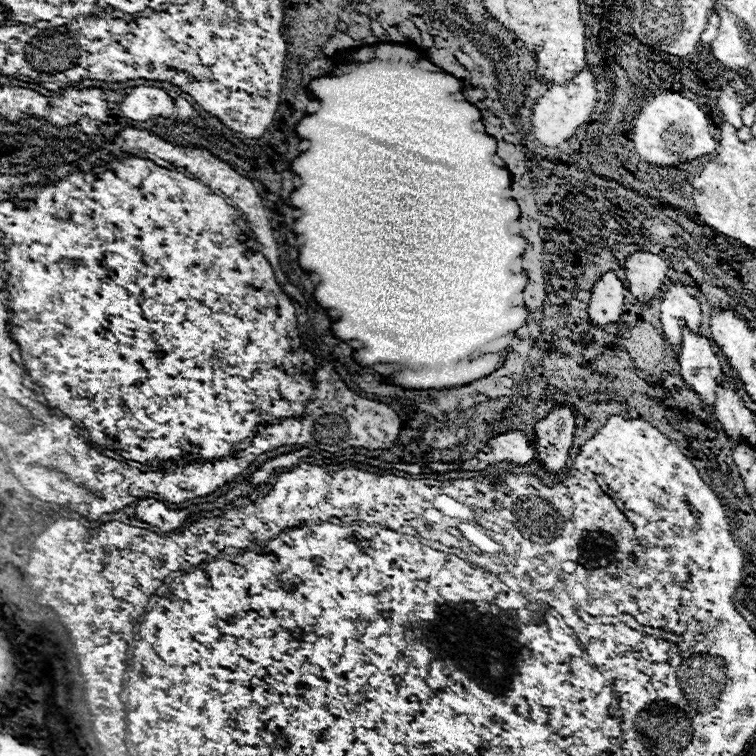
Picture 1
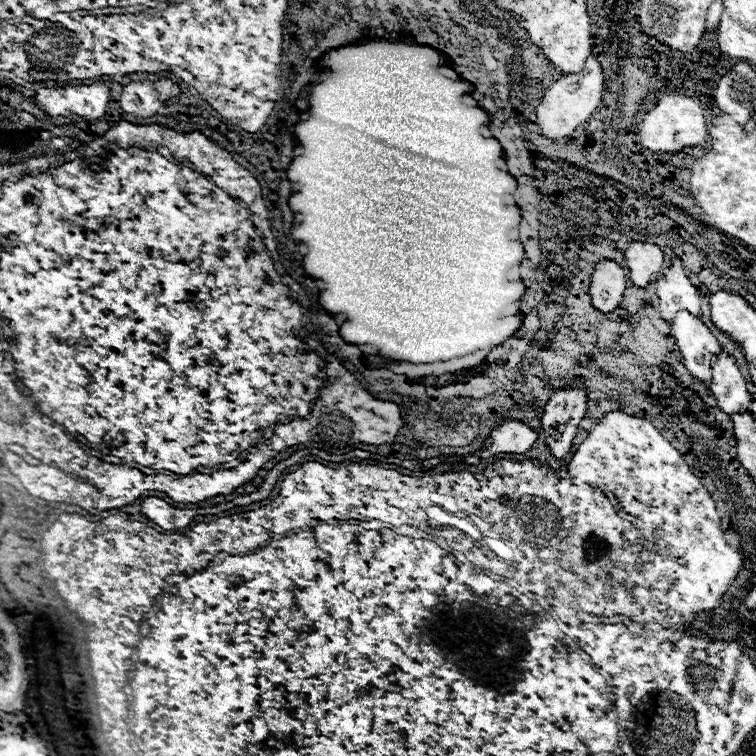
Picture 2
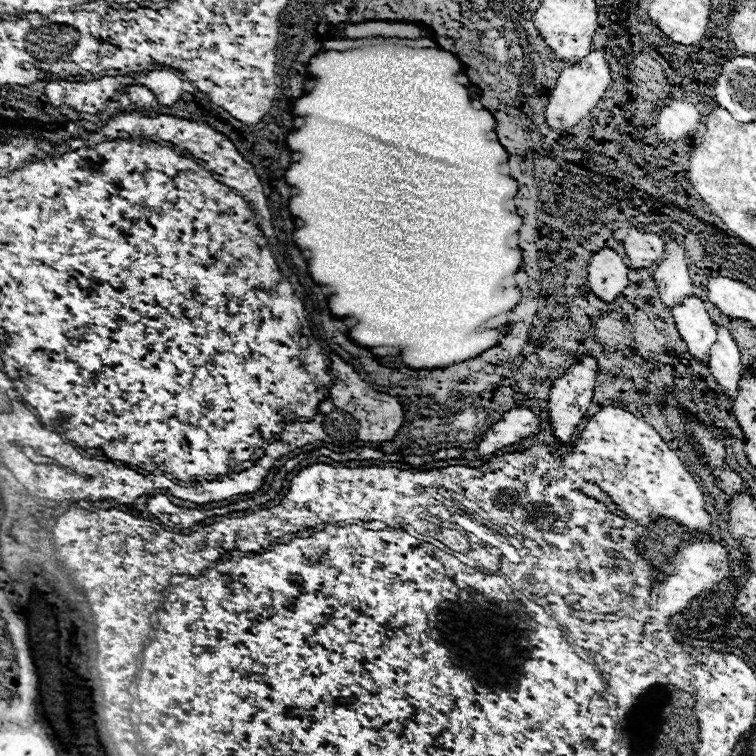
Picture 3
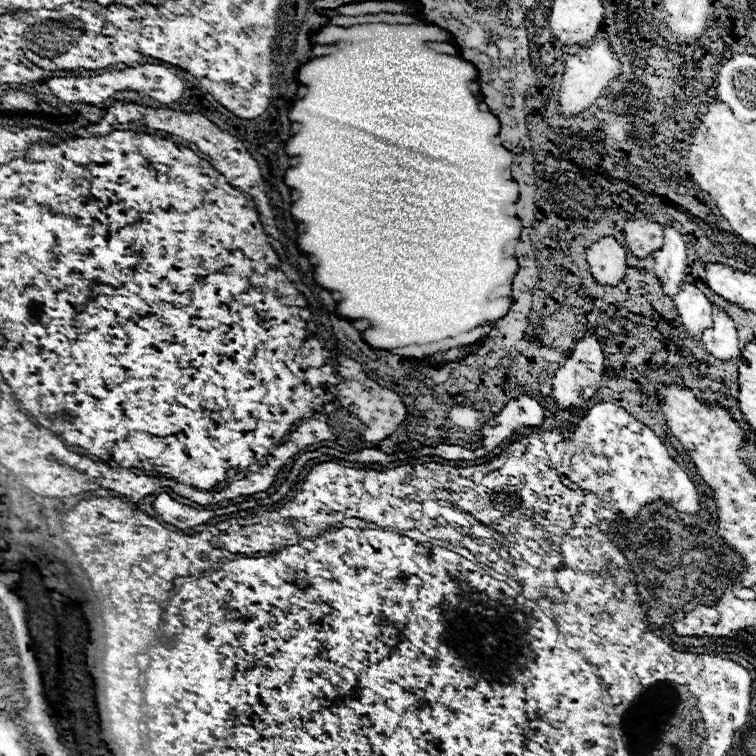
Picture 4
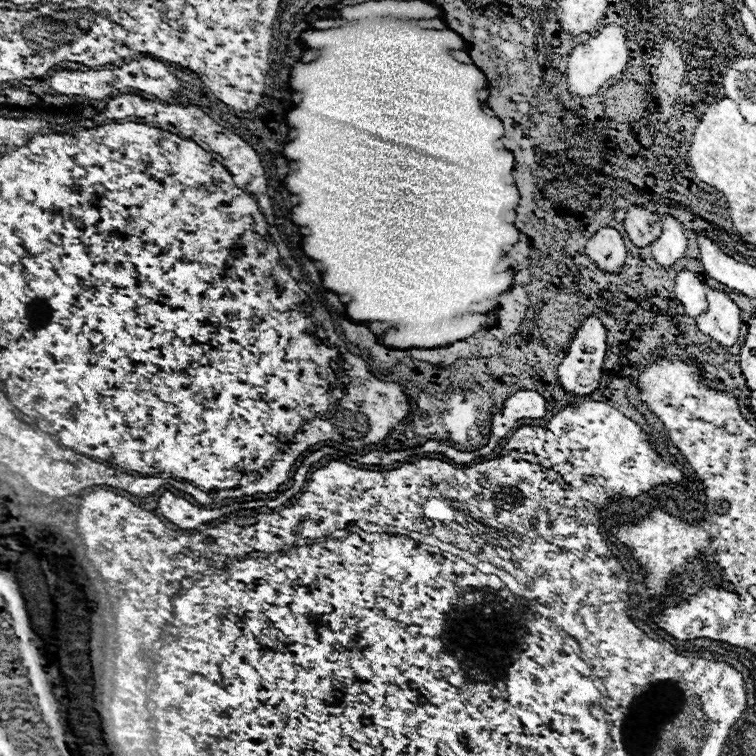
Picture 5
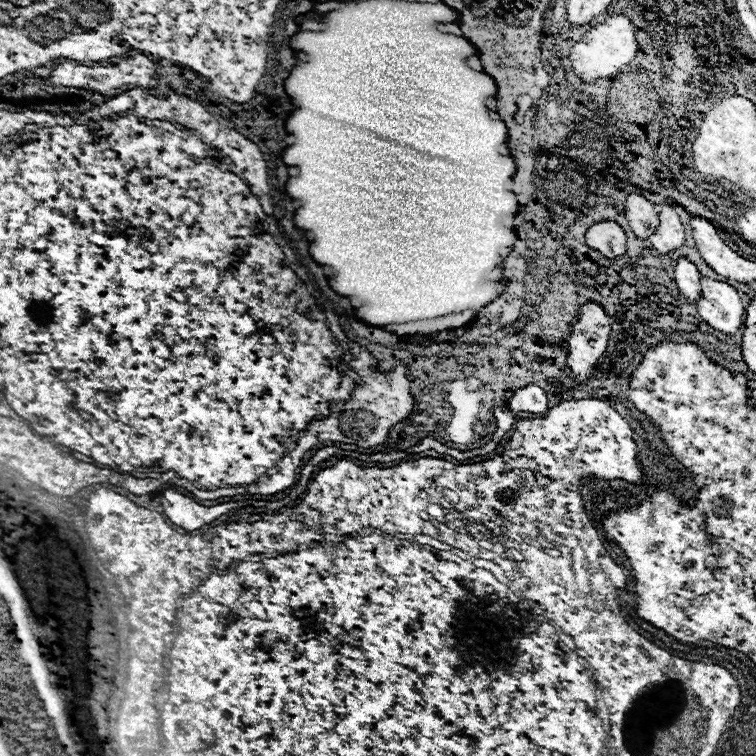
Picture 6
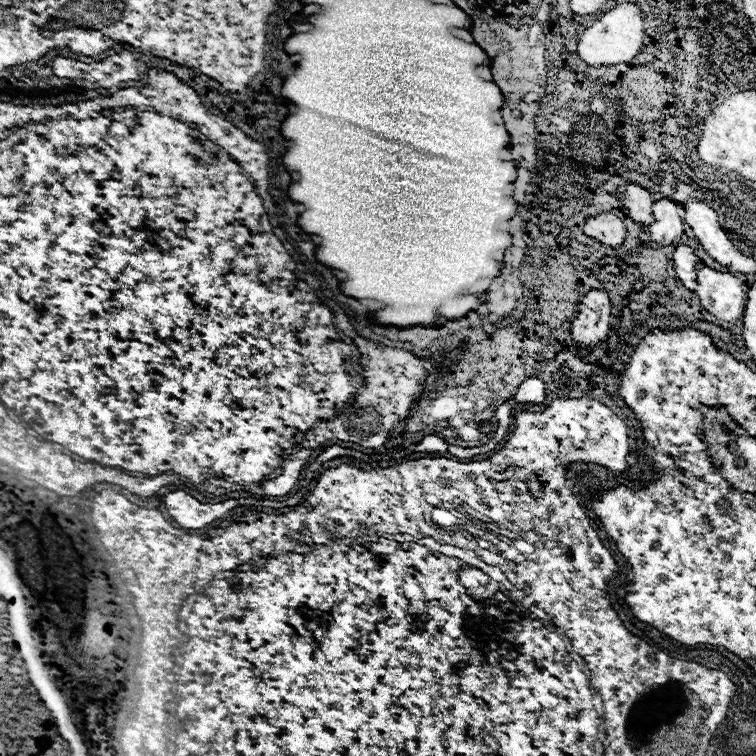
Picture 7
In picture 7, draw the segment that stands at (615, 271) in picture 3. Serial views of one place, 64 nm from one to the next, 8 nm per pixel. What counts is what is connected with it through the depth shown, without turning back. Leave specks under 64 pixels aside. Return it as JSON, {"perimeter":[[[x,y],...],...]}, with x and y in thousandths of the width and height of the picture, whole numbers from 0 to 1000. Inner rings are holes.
{"perimeter":[[[796,280],[791,286],[780,286],[772,296],[772,310],[788,315],[791,320],[807,323],[807,325],[820,325],[828,312],[828,299],[825,294],[810,283],[810,280]]]}

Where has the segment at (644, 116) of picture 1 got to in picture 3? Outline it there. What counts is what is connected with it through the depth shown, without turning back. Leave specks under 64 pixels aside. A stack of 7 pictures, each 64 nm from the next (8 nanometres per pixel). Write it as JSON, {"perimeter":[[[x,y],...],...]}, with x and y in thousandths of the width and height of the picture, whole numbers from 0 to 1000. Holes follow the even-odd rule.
{"perimeter":[[[886,135],[870,153],[870,177],[881,185],[897,185],[899,180],[915,180],[926,161],[926,151],[913,135]]]}

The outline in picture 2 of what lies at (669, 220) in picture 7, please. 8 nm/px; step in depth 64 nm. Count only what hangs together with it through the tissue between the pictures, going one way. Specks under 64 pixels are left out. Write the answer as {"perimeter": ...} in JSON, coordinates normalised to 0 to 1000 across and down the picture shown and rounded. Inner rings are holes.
{"perimeter":[[[894,336],[886,341],[886,352],[870,365],[868,386],[873,394],[876,421],[884,426],[889,426],[897,410],[926,415],[926,392],[905,360],[905,347]]]}

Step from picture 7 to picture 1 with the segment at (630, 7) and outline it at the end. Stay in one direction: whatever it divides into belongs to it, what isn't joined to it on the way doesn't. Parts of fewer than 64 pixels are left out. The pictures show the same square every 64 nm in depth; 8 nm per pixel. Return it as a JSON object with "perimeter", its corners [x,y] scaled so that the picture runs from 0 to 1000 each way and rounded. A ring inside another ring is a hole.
{"perimeter":[[[775,87],[765,101],[741,114],[730,114],[728,119],[720,122],[717,130],[712,130],[704,153],[709,183],[720,193],[738,193],[741,188],[751,185],[765,167],[778,161],[780,151],[786,148],[786,140],[788,140],[788,103]]]}

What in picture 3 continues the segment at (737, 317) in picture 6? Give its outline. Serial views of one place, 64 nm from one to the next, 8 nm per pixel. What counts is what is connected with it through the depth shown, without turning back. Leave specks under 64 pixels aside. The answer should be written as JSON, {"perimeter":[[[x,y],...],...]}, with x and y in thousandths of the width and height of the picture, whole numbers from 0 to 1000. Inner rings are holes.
{"perimeter":[[[947,431],[950,450],[939,460],[939,487],[950,508],[971,529],[976,519],[976,500],[981,492],[979,463],[968,447],[968,439],[960,431]]]}

